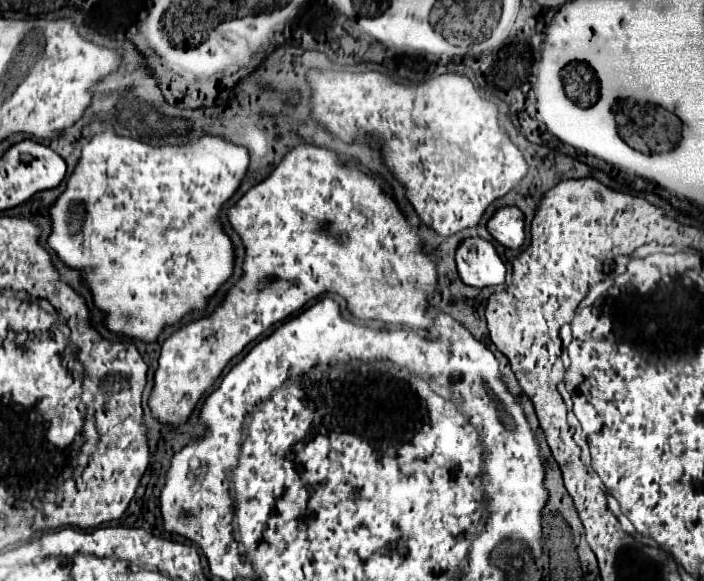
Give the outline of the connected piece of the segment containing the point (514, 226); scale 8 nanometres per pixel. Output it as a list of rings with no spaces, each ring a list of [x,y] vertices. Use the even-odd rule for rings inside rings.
[[[502,207],[488,221],[488,233],[508,249],[520,249],[526,241],[524,215],[516,207]]]

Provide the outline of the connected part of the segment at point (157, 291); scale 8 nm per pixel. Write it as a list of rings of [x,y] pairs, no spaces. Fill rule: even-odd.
[[[98,133],[84,149],[82,149],[82,157],[72,173],[72,177],[68,179],[68,187],[66,191],[58,197],[58,201],[52,205],[50,215],[52,215],[52,235],[48,239],[48,245],[56,251],[56,255],[74,269],[84,269],[84,281],[88,283],[92,297],[94,297],[94,305],[102,311],[106,311],[106,325],[110,331],[114,333],[124,333],[130,337],[138,337],[142,341],[154,341],[160,331],[166,325],[178,323],[180,320],[193,310],[202,310],[206,306],[206,297],[214,295],[218,291],[218,287],[232,275],[232,265],[234,265],[234,253],[232,253],[232,243],[230,239],[222,233],[216,217],[218,211],[222,207],[222,203],[226,203],[234,191],[238,189],[244,173],[248,167],[248,151],[244,147],[232,145],[228,141],[224,141],[222,137],[200,137],[192,143],[188,143],[186,147],[151,147],[146,143],[128,139],[128,137],[118,137],[114,133]]]

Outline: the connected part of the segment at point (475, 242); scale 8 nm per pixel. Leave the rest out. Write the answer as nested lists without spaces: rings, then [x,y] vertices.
[[[480,237],[466,239],[456,251],[458,273],[470,287],[498,287],[506,281],[506,265],[490,241]]]

